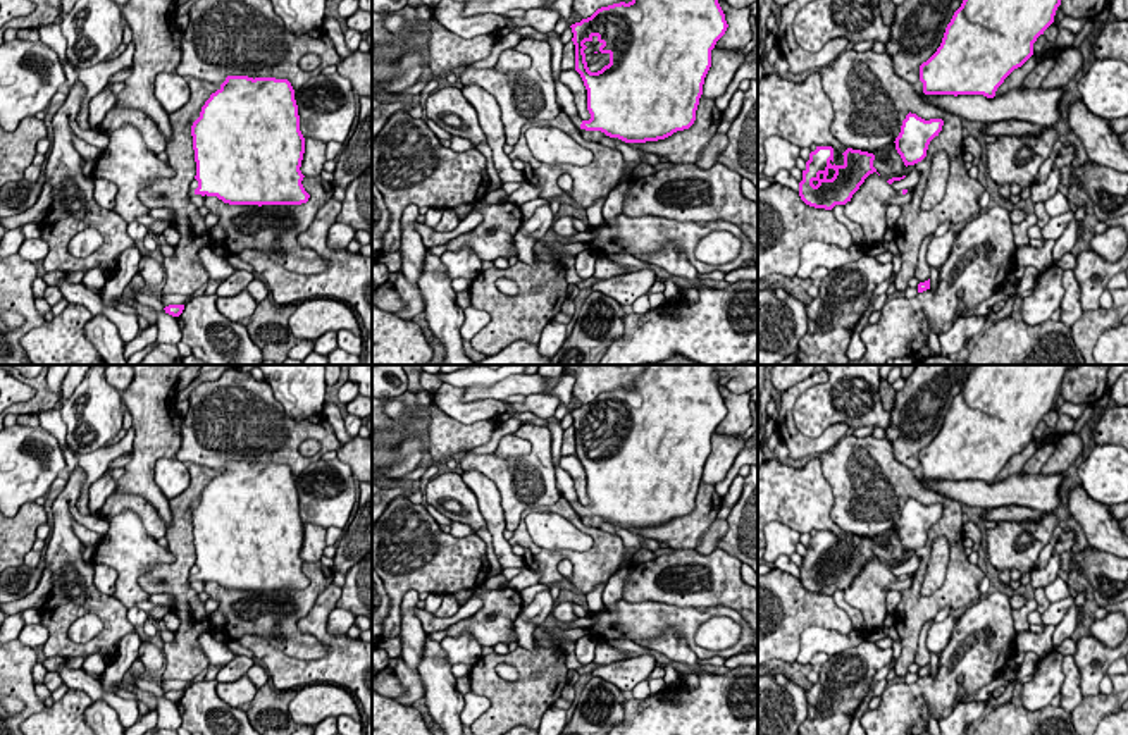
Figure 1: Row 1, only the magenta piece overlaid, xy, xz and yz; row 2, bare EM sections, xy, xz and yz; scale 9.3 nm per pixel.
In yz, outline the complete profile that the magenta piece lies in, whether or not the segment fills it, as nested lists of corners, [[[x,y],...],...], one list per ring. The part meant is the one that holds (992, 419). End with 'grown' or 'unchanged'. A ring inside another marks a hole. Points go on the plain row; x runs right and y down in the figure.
[[[978,365],[970,372],[961,392],[945,413],[937,437],[920,451],[925,480],[983,480],[994,484],[997,473],[1033,441],[1033,429],[1054,408],[1066,372],[1076,365]]]; unchanged

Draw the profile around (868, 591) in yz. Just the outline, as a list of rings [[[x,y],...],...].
[[[877,558],[870,559],[852,584],[844,590],[844,601],[861,611],[865,637],[883,628],[887,613],[887,587],[899,578]]]

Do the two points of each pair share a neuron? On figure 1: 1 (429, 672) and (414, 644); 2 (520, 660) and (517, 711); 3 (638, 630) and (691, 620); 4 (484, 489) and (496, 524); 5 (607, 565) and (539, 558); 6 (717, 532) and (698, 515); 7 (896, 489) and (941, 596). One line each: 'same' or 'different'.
1: different
2: same
3: same
4: same
5: same
6: different
7: same

